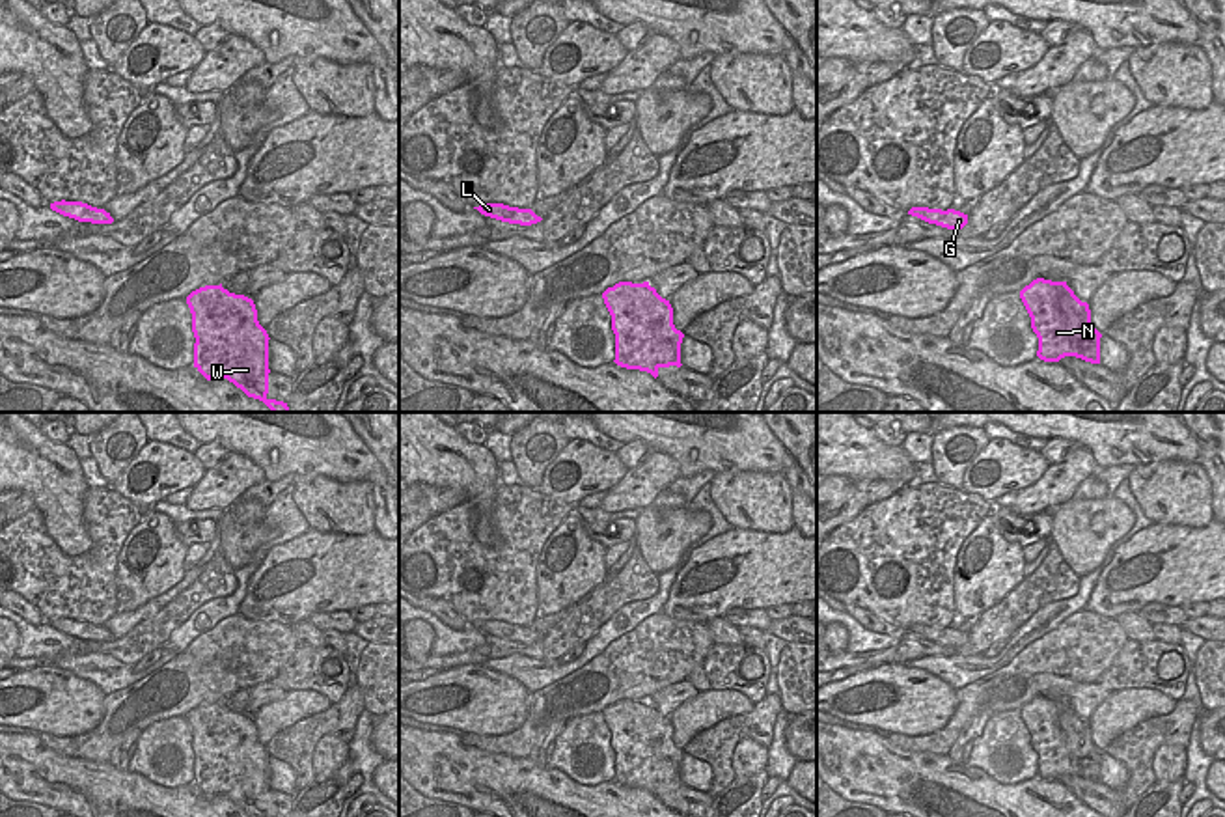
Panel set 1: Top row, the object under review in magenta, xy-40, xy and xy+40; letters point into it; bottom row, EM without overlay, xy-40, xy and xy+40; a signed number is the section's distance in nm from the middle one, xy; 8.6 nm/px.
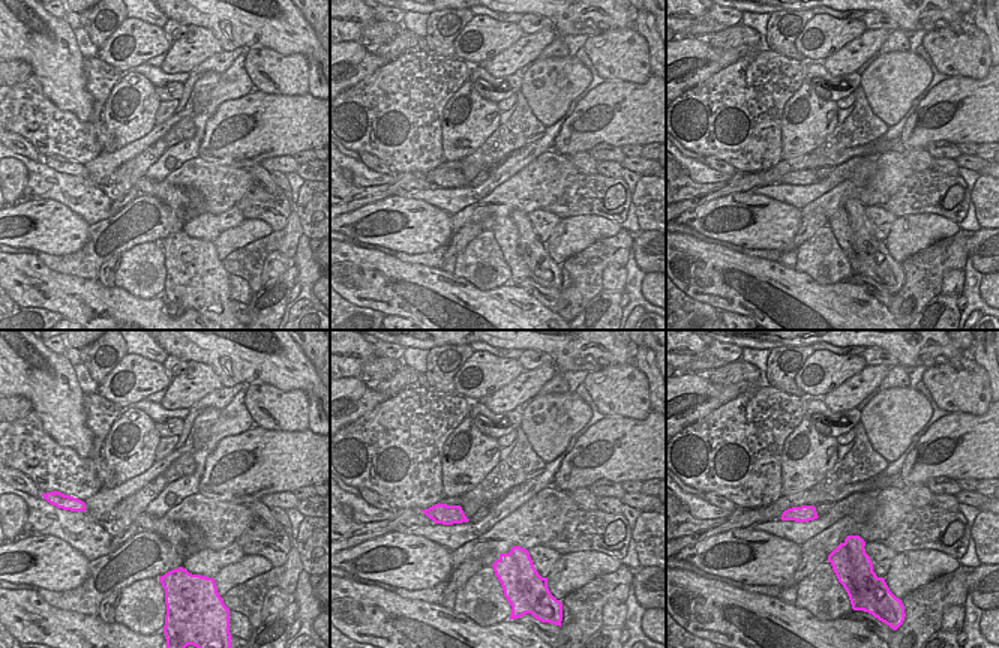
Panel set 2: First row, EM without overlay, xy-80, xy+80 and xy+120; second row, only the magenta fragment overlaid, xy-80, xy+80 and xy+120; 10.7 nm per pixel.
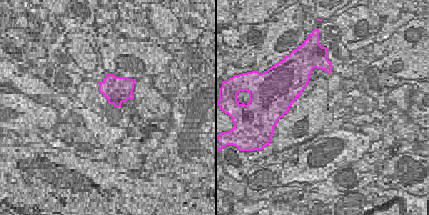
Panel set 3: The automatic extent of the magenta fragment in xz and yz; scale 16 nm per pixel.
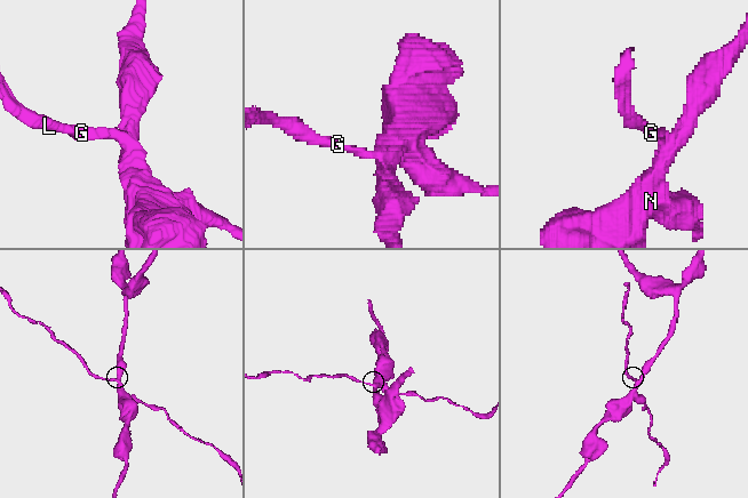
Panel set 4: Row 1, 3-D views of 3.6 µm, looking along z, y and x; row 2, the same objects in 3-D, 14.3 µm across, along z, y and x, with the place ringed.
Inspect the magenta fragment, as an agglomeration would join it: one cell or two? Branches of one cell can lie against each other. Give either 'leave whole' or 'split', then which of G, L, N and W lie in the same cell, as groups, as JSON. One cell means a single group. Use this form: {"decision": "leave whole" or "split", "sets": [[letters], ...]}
{"decision": "split", "sets": [["G", "L"], ["N", "W"]]}

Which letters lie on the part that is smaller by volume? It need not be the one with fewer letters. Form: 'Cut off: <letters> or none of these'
Cut off: G, L

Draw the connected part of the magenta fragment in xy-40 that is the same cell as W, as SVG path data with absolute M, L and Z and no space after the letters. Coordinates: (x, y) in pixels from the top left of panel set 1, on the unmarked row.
M205 703L186 714L192 731L194 785L207 796L224 795L248 815L268 811L268 752L252 716Z

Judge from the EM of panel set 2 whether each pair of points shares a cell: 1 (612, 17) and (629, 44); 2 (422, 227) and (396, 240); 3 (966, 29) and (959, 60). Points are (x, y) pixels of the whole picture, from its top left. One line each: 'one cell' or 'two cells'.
1: two cells
2: one cell
3: one cell

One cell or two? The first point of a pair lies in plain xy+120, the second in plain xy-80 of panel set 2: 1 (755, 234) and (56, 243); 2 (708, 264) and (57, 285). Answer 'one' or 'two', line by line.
1: one
2: one

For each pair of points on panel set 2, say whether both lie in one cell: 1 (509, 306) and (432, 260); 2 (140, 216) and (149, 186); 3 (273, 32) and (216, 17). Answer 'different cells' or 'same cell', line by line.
1: different cells
2: different cells
3: same cell

